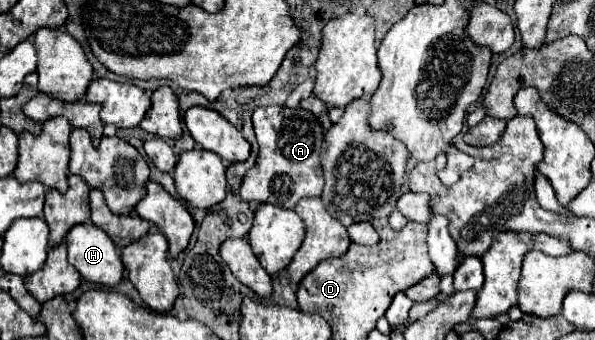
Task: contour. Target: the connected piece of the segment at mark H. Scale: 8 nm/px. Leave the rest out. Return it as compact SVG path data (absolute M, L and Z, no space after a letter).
M93 223L75 225L65 237L69 263L83 279L105 287L115 287L123 279L125 265L107 233Z

